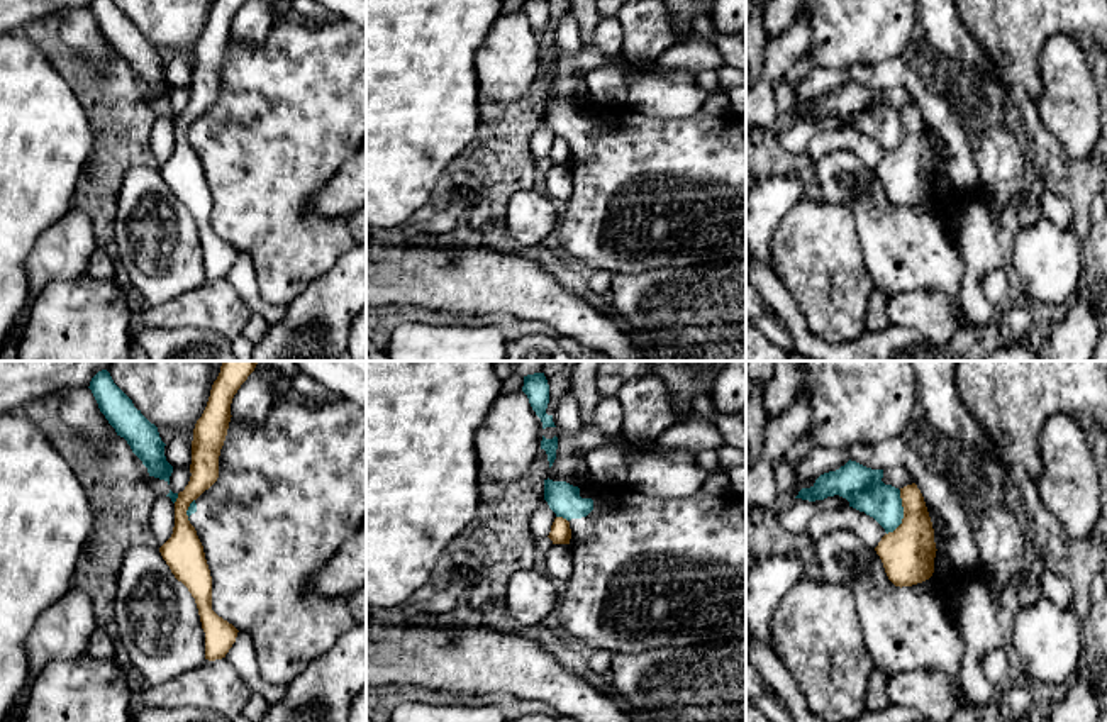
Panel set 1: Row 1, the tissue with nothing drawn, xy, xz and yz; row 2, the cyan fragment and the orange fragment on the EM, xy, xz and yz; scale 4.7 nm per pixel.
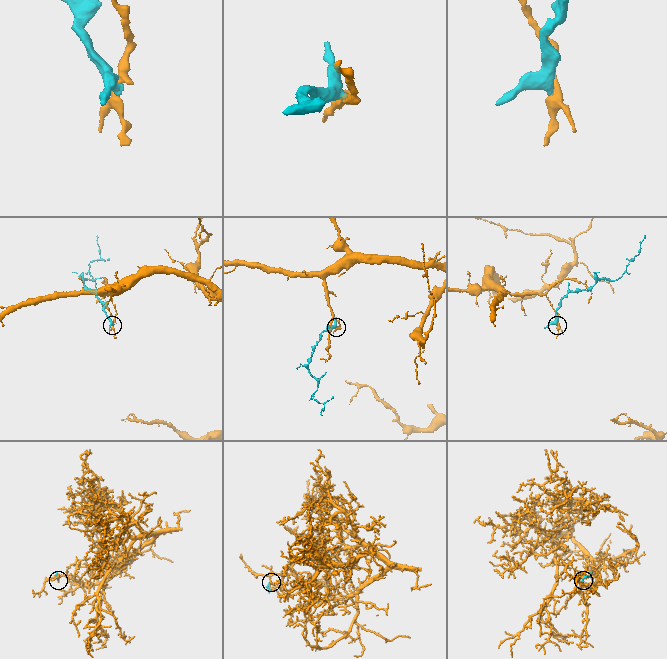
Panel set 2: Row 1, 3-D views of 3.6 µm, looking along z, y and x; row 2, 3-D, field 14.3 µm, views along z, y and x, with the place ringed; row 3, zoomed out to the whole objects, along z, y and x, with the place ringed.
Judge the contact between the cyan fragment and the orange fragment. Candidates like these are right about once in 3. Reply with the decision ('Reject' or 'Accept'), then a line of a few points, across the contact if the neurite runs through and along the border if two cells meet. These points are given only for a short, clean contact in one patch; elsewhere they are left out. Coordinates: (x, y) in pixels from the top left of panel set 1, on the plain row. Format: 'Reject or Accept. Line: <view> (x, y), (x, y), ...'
Reject. Line: yz (901, 111), (902, 141), (887, 155)

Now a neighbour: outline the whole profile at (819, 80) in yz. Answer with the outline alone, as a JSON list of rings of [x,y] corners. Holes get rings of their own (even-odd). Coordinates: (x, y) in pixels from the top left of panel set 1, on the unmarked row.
[[[814,64],[795,86],[795,103],[788,119],[795,119],[802,108],[814,107],[815,100],[829,92],[836,92],[849,81],[844,69]]]

